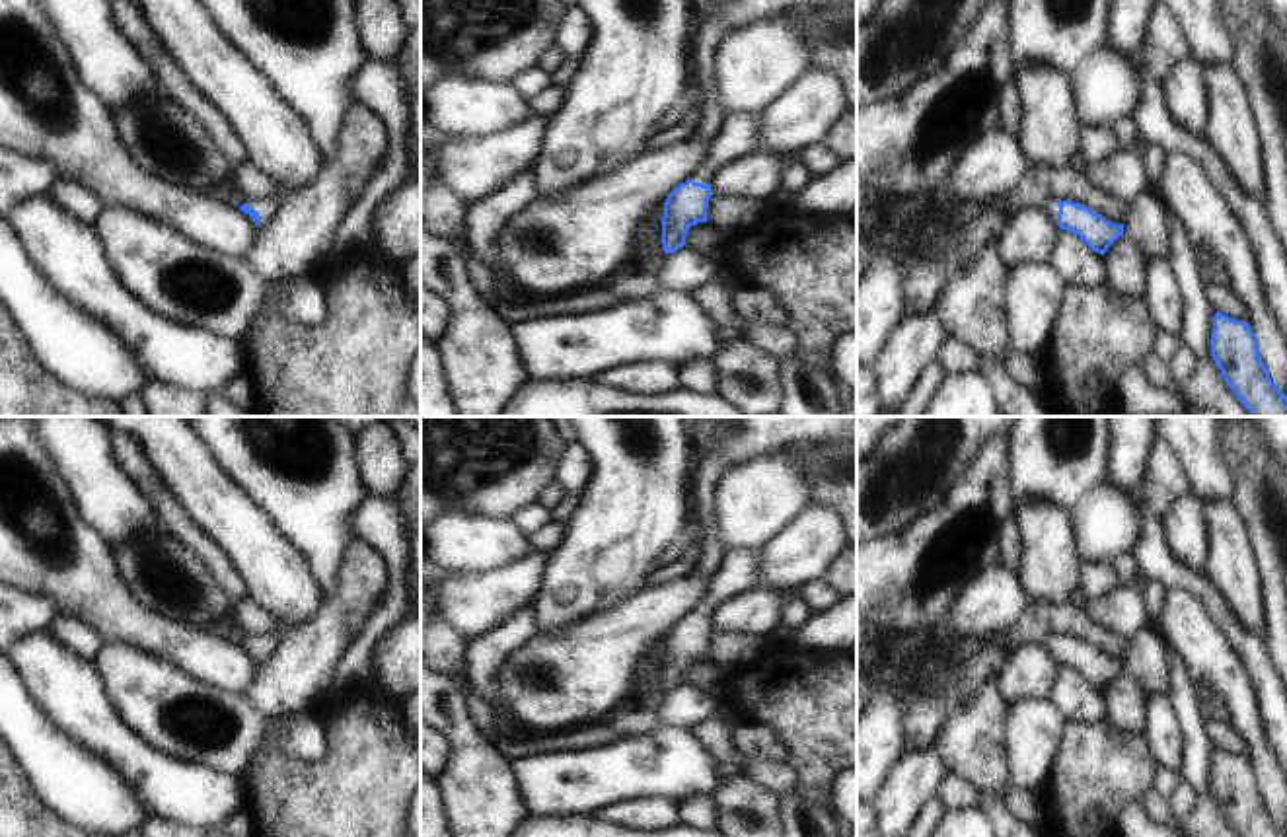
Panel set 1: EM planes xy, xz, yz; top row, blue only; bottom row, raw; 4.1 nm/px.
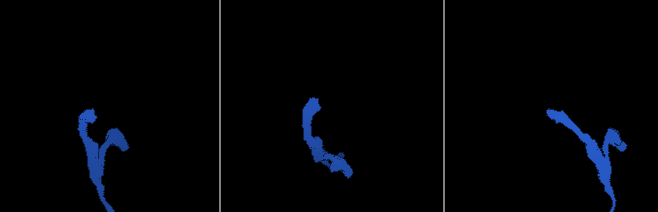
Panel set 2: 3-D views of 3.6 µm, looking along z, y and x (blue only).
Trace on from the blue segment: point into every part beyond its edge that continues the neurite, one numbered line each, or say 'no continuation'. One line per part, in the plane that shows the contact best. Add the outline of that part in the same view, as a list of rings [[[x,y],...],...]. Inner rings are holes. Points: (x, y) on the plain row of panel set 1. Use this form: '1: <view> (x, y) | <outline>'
1: xy (271, 641) | [[[278,631],[267,633],[263,637],[247,637],[247,642],[259,648],[261,662],[265,662],[278,646],[286,644]]]

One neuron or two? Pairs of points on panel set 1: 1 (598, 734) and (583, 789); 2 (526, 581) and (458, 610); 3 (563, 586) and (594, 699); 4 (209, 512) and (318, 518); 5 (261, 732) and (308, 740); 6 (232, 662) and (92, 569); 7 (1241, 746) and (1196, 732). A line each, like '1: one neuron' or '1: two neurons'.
1: two neurons
2: one neuron
3: two neurons
4: two neurons
5: one neuron
6: one neuron
7: two neurons

